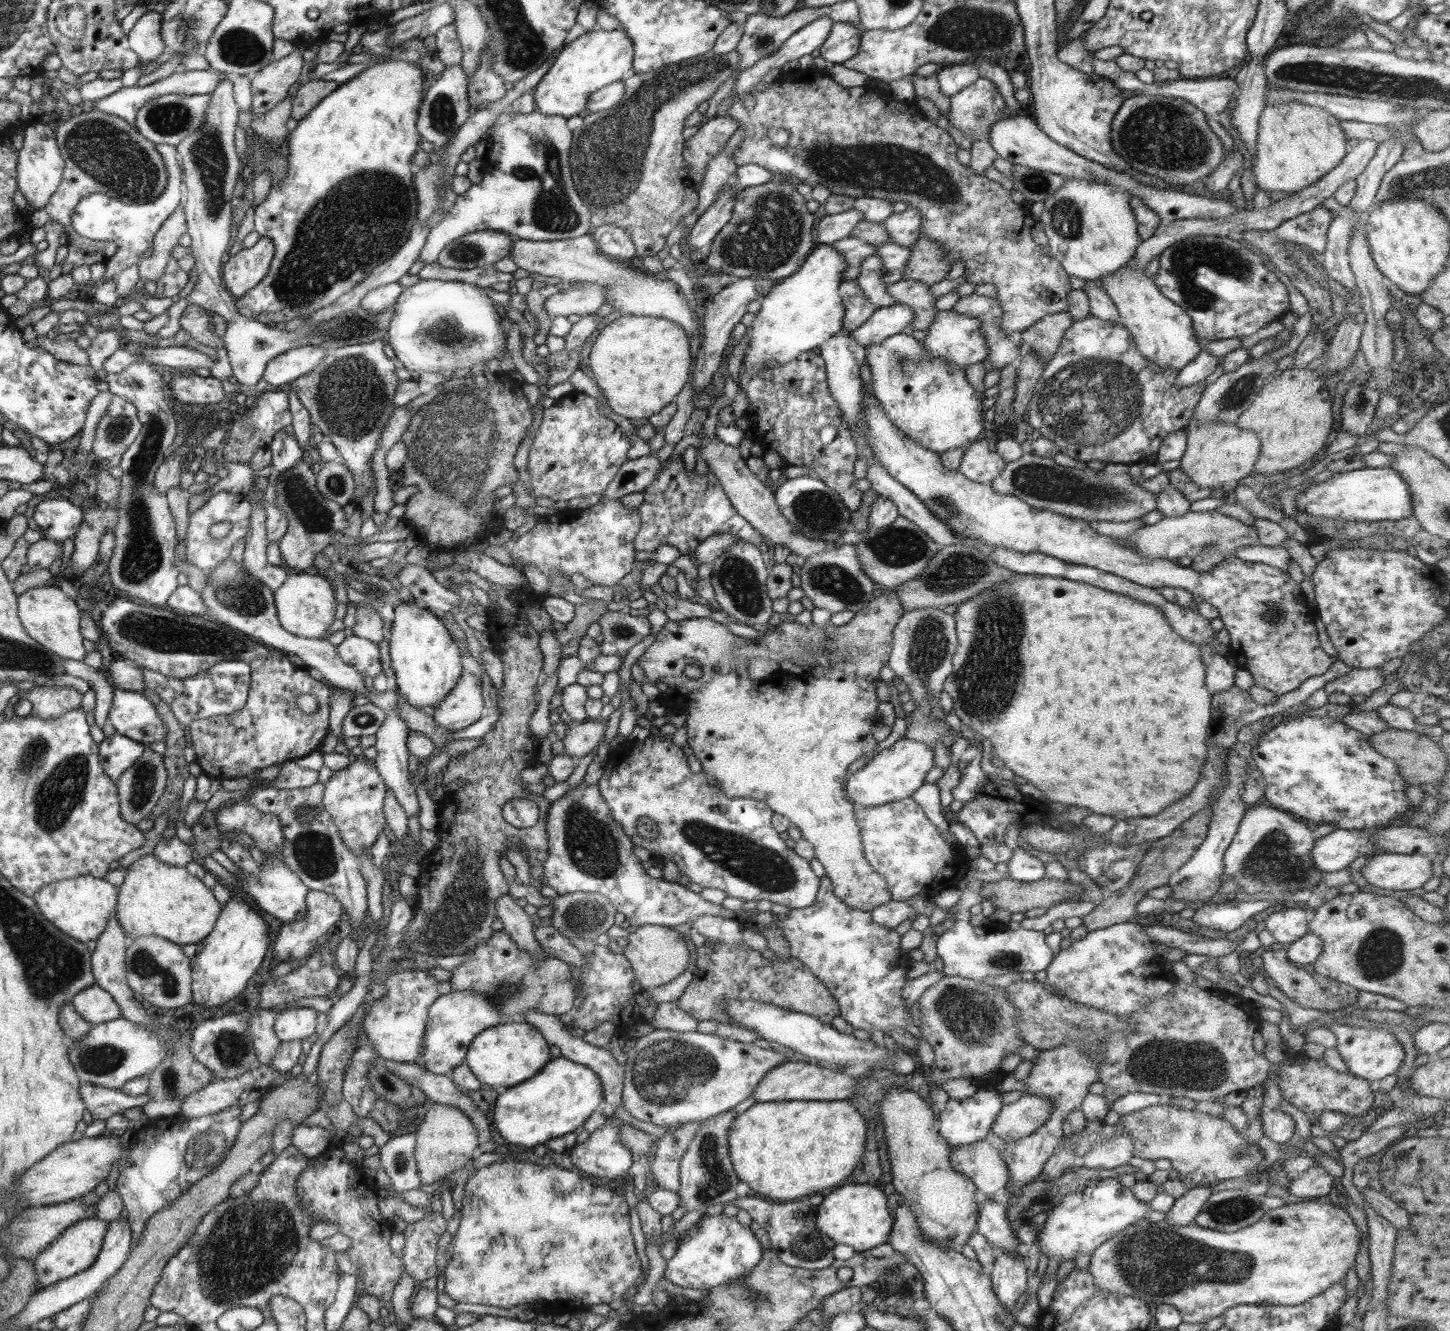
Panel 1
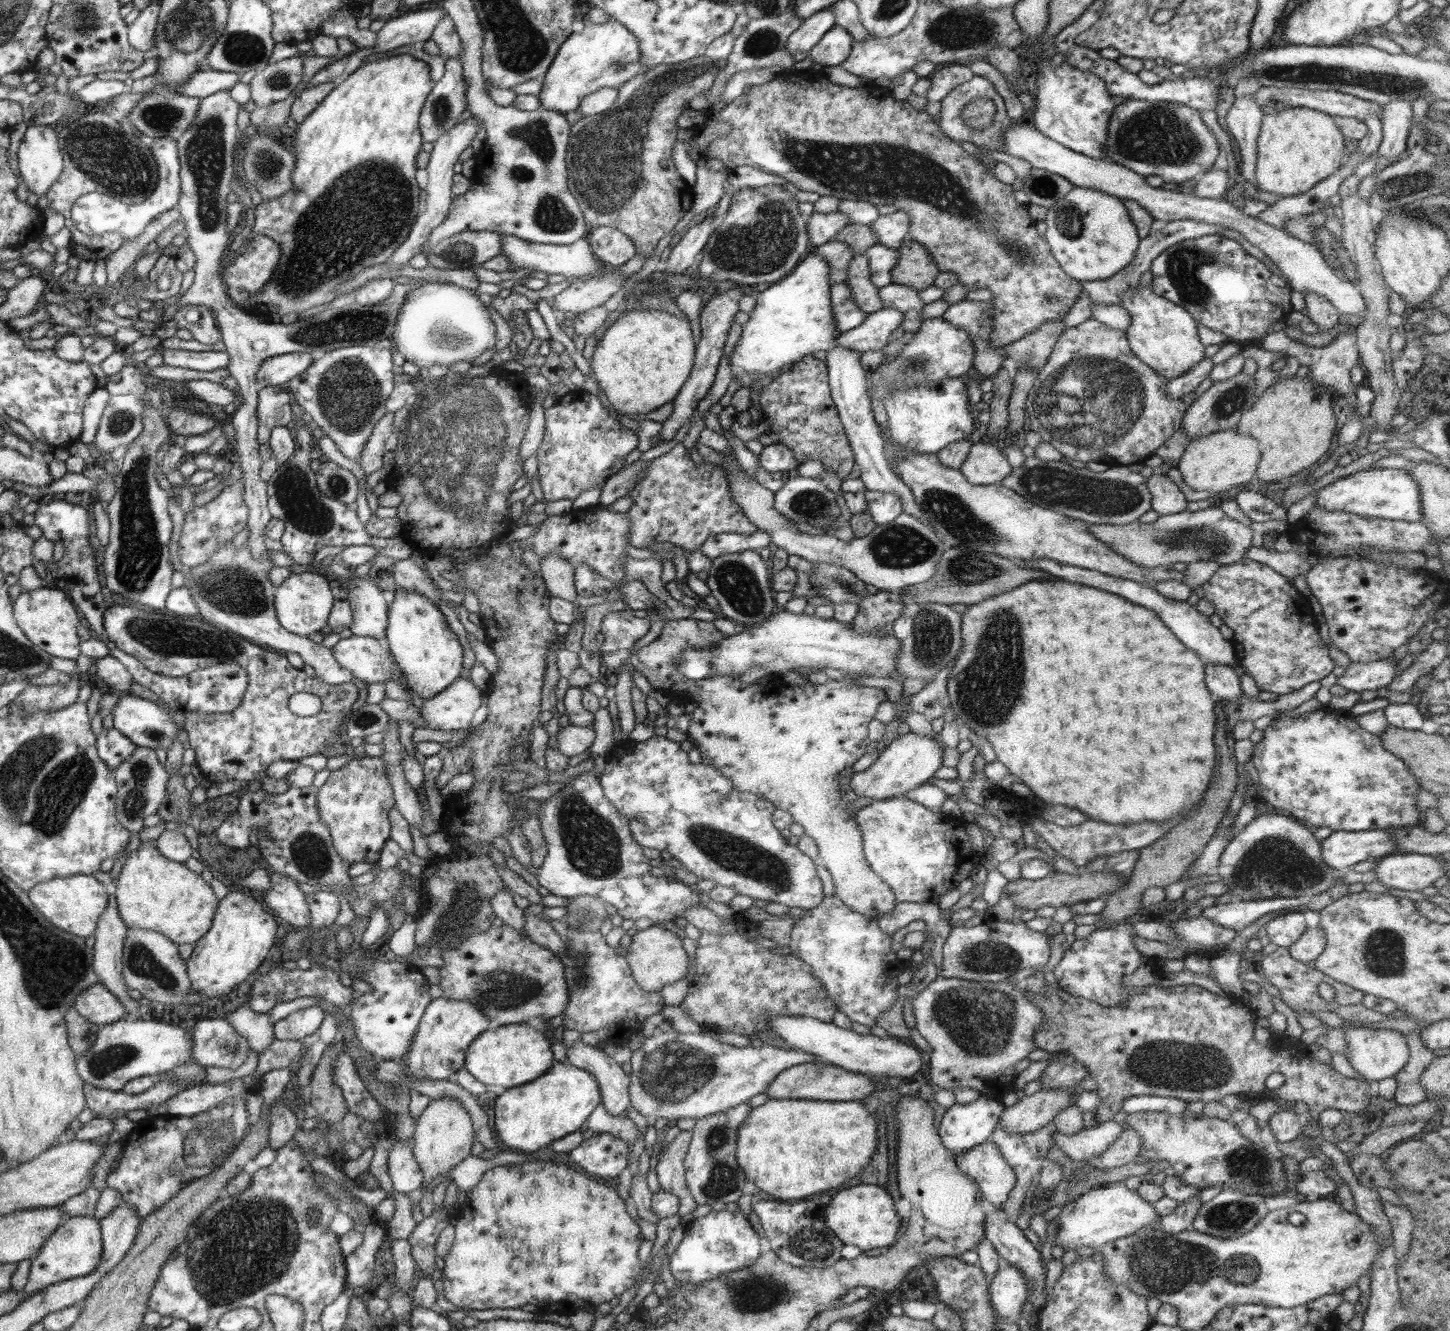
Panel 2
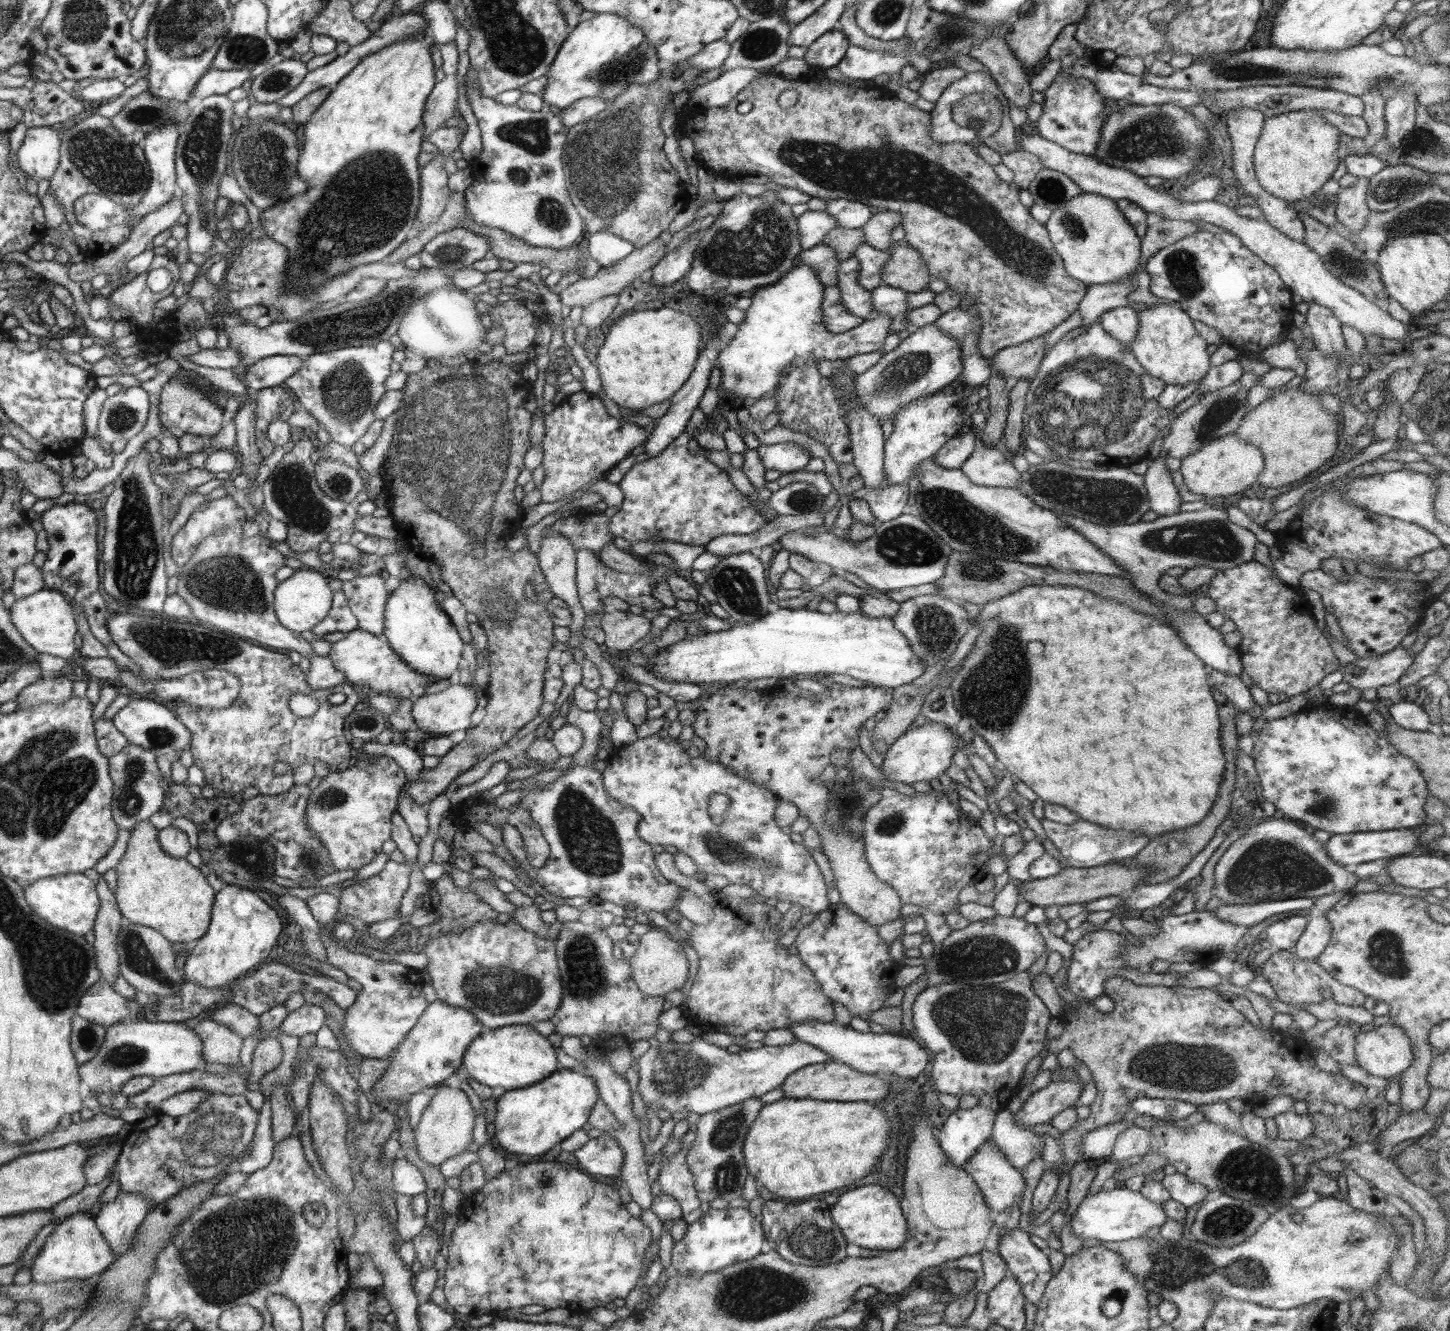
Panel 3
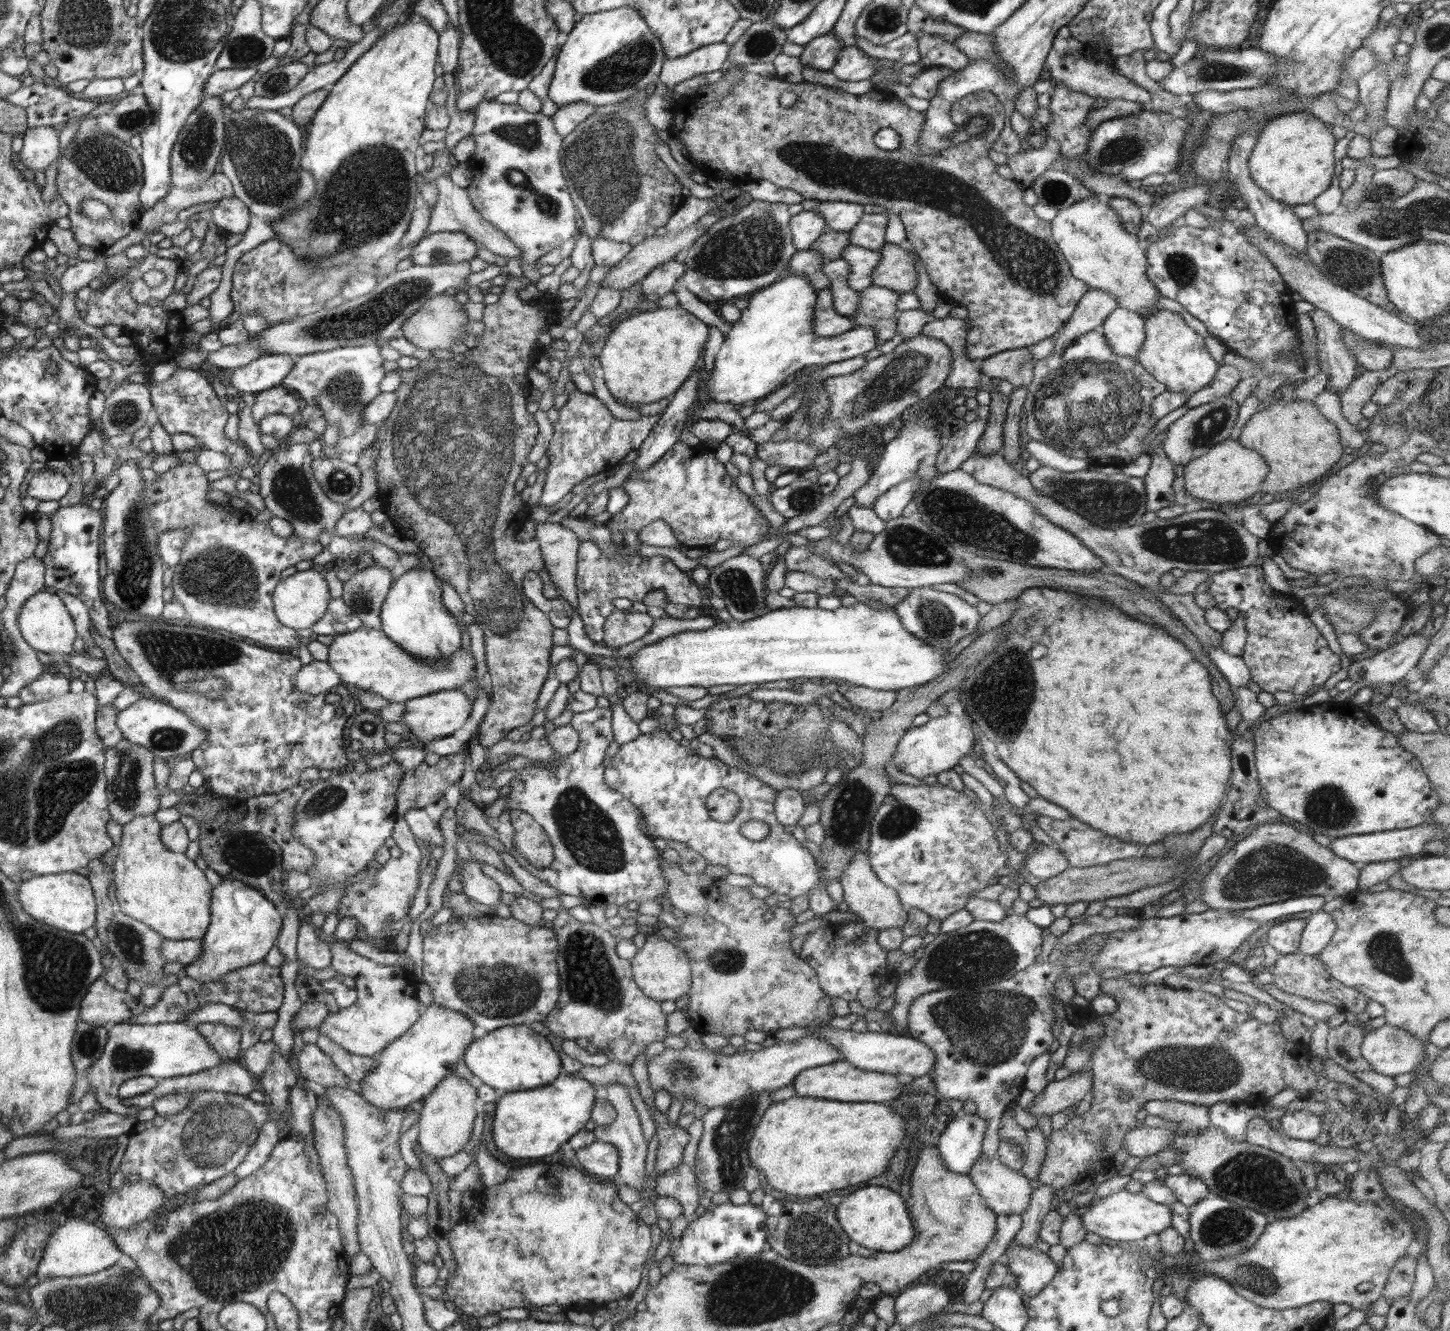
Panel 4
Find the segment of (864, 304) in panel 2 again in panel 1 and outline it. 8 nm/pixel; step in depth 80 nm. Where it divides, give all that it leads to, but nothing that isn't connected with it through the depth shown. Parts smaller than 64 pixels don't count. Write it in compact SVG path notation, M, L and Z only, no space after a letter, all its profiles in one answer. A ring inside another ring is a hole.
M872 255L864 259L860 268L860 275L856 279L857 285L861 286L865 297L876 305L877 308L883 306L892 306L895 300L891 294L888 294L887 285L882 278L884 277L884 267L879 256Z

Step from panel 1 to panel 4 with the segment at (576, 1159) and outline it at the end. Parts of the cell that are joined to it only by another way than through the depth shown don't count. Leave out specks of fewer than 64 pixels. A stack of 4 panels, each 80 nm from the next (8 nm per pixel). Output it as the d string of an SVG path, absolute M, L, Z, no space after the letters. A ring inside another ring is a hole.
M596 1140L586 1148L579 1148L576 1156L588 1175L596 1174L610 1178L619 1172L621 1156L615 1144Z

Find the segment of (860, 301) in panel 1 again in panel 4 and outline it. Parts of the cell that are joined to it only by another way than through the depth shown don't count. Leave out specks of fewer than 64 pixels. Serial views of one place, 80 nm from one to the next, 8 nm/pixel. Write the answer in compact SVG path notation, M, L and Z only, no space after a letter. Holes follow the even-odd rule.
M830 288L817 291L813 318L813 331L820 336L838 336L855 327L855 322L847 316L836 312L834 297Z

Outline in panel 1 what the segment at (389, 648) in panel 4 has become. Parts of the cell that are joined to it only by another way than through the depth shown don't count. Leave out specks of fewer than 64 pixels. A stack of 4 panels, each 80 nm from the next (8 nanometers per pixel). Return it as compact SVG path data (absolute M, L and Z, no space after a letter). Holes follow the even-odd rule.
M356 635L348 636L339 644L338 651L344 662L362 674L375 678L383 672L378 643L372 642L371 639L360 638Z

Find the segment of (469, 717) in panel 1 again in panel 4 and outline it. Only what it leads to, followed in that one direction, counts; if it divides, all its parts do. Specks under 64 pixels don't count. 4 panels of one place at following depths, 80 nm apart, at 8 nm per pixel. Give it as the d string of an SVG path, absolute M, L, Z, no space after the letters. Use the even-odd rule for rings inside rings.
M462 689L441 690L440 692L422 696L411 701L406 701L406 711L404 712L404 724L410 730L410 737L416 737L420 742L425 744L451 736L452 732L460 730L472 710L470 698L462 692Z

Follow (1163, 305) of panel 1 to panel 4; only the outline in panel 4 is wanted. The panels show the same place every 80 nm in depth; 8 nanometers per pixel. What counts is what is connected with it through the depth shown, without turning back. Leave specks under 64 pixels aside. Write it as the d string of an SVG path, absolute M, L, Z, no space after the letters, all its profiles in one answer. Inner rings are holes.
M1155 309L1145 316L1145 339L1137 354L1137 361L1156 379L1163 382L1168 390L1181 393L1195 393L1200 387L1207 384L1214 378L1216 369L1220 366L1208 353L1204 345L1204 337L1196 333L1182 319L1180 313L1165 309Z

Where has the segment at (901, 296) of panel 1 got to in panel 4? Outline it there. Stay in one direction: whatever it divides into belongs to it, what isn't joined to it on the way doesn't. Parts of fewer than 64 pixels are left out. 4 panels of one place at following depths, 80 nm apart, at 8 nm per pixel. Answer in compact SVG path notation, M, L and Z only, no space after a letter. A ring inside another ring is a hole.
M873 284L870 288L860 290L859 295L859 309L848 316L855 322L855 326L871 326L881 343L894 338L899 312L896 302L901 293Z

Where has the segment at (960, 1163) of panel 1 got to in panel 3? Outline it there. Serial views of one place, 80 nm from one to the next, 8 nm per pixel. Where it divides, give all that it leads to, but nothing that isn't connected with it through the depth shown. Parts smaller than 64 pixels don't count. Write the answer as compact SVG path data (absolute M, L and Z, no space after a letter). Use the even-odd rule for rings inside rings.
M982 1144L963 1164L963 1169L981 1189L987 1206L997 1213L1020 1204L1026 1181L998 1147Z

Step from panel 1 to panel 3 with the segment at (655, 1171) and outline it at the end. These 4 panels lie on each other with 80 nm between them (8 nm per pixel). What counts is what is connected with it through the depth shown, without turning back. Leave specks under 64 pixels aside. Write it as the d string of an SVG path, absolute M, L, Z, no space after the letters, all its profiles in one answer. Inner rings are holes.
M689 1130L682 1139L683 1148L670 1161L662 1164L657 1179L661 1192L673 1196L680 1203L681 1211L685 1216L698 1210L700 1200L694 1186L694 1176L689 1171L685 1159L689 1146L695 1139L695 1133Z

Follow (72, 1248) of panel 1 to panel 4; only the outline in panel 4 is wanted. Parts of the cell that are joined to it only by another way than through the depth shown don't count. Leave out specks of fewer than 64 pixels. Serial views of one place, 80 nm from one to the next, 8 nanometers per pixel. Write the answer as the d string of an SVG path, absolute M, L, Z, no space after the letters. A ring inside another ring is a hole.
M68 1218L48 1238L42 1261L39 1262L38 1275L43 1281L50 1278L96 1274L116 1265L122 1254L119 1245L102 1226L98 1226L96 1222L89 1222L86 1218Z

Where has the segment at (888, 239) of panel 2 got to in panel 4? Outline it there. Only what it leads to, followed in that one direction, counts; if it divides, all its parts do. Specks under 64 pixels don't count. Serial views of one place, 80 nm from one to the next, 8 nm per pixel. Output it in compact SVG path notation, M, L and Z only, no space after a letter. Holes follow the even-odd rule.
M864 213L860 222L849 231L852 245L880 251L886 242L886 228L889 224L885 213Z

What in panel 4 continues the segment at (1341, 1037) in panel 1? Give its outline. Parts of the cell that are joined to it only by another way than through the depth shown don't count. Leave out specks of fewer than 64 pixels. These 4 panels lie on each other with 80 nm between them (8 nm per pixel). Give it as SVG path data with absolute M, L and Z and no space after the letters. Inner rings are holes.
M1388 1024L1376 1029L1367 1028L1360 1050L1361 1055L1370 1063L1372 1071L1391 1077L1413 1072L1426 1058L1426 1045L1420 1039Z

